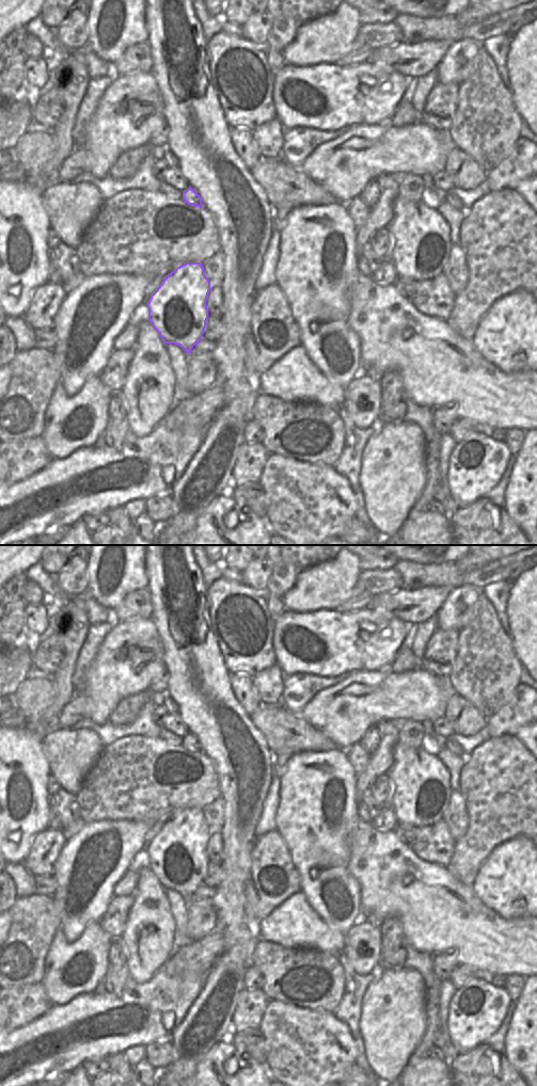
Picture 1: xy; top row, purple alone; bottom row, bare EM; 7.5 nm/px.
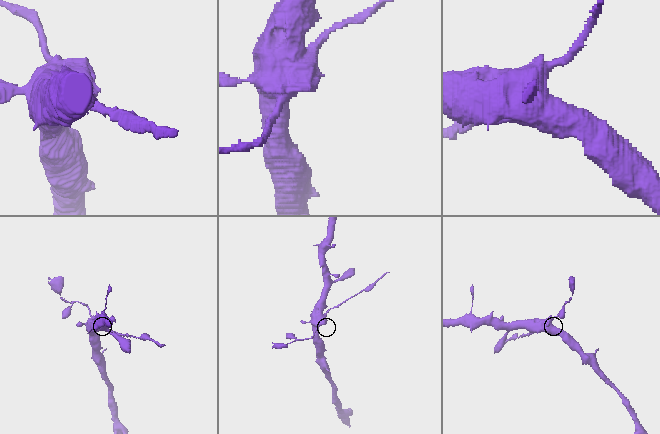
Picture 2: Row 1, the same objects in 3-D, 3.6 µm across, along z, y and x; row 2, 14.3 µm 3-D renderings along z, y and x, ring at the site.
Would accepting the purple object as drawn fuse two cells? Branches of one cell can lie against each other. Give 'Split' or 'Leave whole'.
Split.

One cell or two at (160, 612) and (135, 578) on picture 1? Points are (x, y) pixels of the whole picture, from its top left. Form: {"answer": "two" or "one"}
{"answer": "two"}

